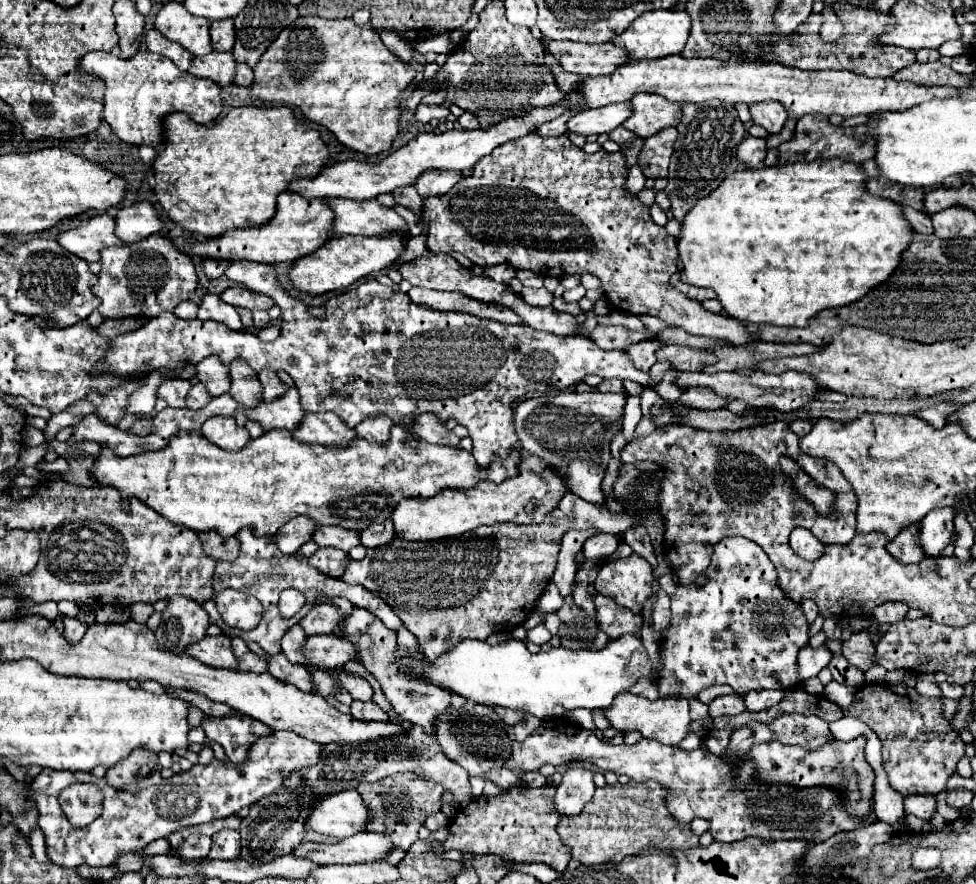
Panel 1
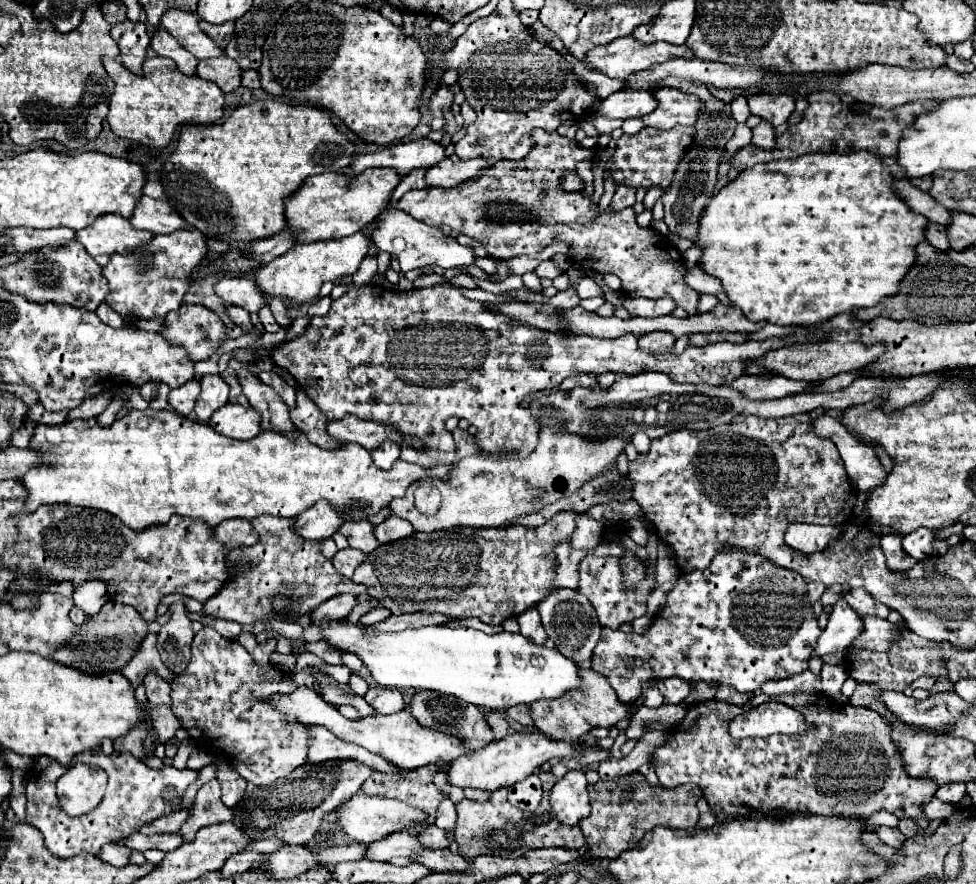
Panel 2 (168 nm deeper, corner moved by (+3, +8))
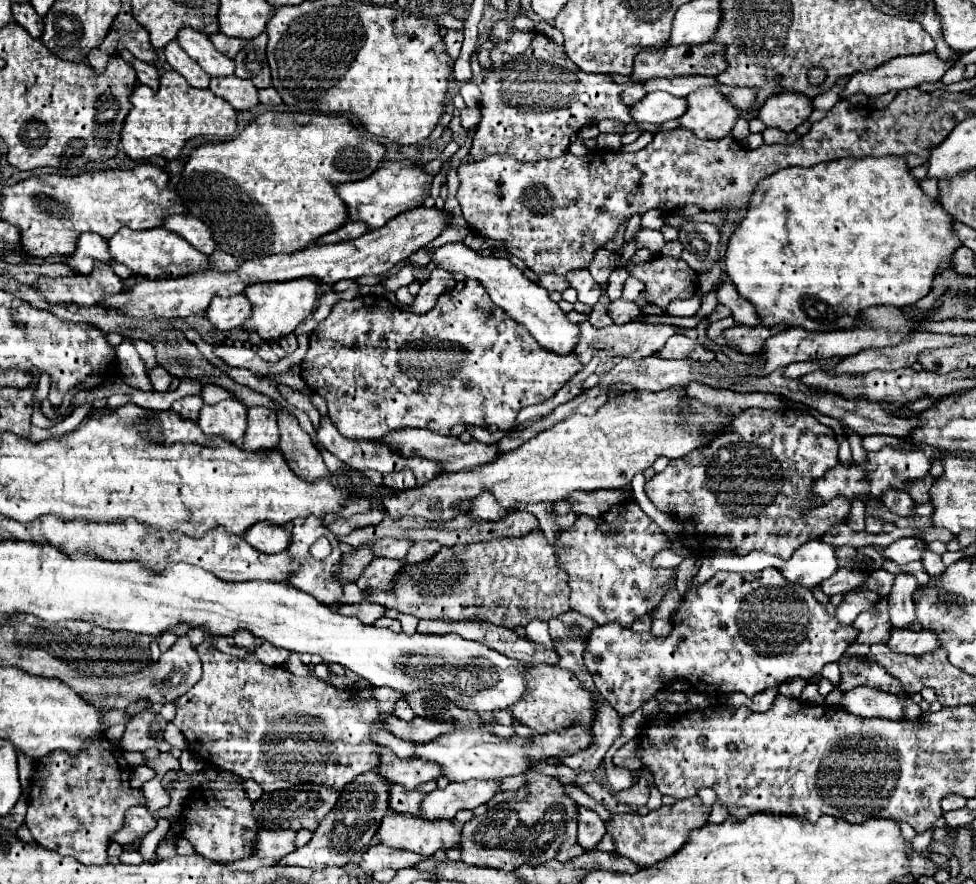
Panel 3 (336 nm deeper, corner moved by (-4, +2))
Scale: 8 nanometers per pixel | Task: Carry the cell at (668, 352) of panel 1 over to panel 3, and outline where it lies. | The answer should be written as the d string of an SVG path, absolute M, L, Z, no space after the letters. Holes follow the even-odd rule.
M733 326L725 330L725 340L737 344L743 354L759 354L765 346L765 340L777 332L781 332L785 326Z

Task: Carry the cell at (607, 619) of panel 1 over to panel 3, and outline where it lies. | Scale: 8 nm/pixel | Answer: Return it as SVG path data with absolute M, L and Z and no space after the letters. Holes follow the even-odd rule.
M631 498L625 504L617 504L617 506L609 508L599 518L577 516L575 524L569 526L567 530L563 530L559 534L559 538L555 540L557 564L569 576L571 610L593 618L597 624L619 622L623 628L629 628L639 616L651 614L657 608L657 604L663 600L665 592L671 588L671 582L677 576L677 570L673 570L673 568L653 568L651 566L653 556L667 548L671 548L671 542L667 540L665 532L639 508L635 498Z

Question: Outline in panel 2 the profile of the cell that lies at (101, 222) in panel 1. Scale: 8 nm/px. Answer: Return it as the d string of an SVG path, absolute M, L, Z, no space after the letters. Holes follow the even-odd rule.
M102 214L90 226L76 232L76 240L86 248L90 256L98 254L126 254L148 242L152 232L134 230L130 222L120 214Z

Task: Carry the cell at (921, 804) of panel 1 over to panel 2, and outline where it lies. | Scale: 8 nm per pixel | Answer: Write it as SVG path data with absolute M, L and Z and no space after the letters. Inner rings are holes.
M932 796L930 798L930 802L926 802L924 806L924 814L930 818L930 820L944 820L944 818L948 818L948 816L952 816L952 812L956 810L956 806L952 806L952 804L944 804L944 802L940 802L936 796Z

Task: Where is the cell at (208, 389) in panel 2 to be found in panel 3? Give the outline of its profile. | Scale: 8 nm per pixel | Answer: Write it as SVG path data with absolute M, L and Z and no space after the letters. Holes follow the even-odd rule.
M223 400L215 406L203 406L197 426L207 438L219 436L227 442L241 444L247 430L247 406L239 400Z

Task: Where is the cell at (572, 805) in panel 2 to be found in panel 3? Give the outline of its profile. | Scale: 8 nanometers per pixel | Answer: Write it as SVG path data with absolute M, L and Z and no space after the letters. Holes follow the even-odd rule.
M579 808L579 836L577 842L583 850L593 850L605 836L605 824L597 812Z

